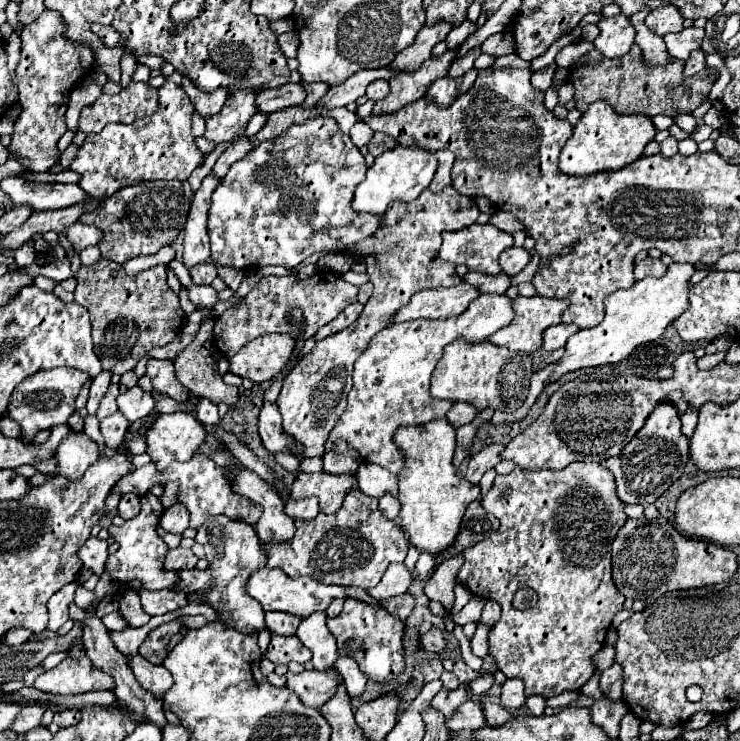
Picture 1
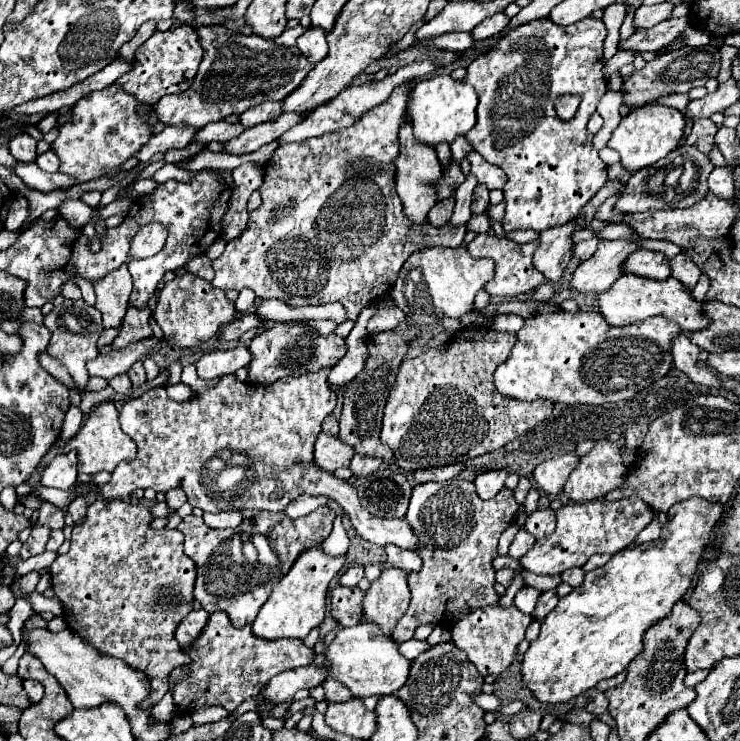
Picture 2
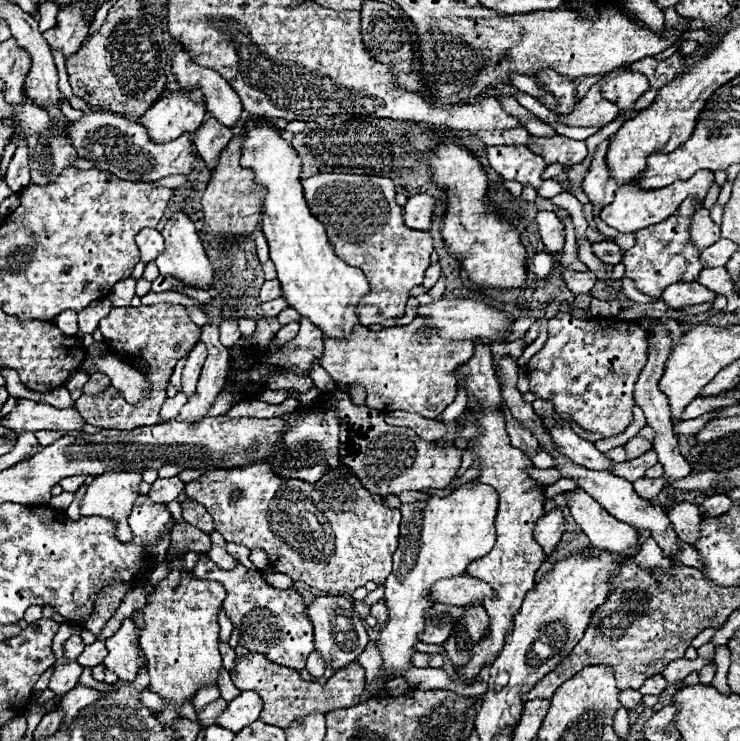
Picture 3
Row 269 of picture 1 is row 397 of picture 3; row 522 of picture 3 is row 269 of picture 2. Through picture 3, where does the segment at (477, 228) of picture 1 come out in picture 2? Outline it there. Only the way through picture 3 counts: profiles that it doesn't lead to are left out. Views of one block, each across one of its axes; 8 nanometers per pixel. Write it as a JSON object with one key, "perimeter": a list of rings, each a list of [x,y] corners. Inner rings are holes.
{"perimeter":[[[478,234],[468,244],[468,252],[474,258],[492,258],[494,260],[494,278],[484,286],[484,290],[490,296],[504,296],[504,298],[514,298],[514,296],[520,296],[520,294],[528,294],[544,282],[544,276],[538,274],[532,266],[532,254],[534,254],[536,248],[538,248],[538,240],[528,242],[528,244],[516,244],[508,238],[498,238],[498,236],[490,236],[490,234]]]}

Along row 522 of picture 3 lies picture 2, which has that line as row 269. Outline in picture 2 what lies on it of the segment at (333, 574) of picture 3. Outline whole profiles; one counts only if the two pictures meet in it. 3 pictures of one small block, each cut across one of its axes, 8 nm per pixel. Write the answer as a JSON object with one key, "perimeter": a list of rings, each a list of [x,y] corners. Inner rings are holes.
{"perimeter":[[[410,80],[410,84],[402,84],[402,88],[396,88],[392,94],[390,94],[390,100],[386,100],[386,102],[382,102],[382,104],[378,104],[378,108],[370,108],[370,112],[364,112],[362,116],[360,116],[360,120],[352,126],[352,128],[344,128],[344,130],[338,130],[338,132],[328,132],[326,136],[318,136],[318,138],[310,138],[310,140],[302,140],[302,142],[294,142],[294,144],[282,144],[276,152],[274,152],[274,156],[270,158],[270,162],[266,164],[266,174],[264,174],[264,184],[260,186],[260,192],[262,192],[262,206],[260,208],[256,208],[252,214],[250,214],[250,224],[248,224],[248,230],[240,236],[240,238],[236,238],[236,240],[230,240],[228,244],[226,244],[226,250],[224,250],[224,254],[220,256],[220,258],[216,258],[214,262],[212,262],[212,268],[214,268],[214,272],[216,272],[216,276],[214,276],[214,280],[212,280],[212,284],[214,284],[214,288],[220,288],[220,290],[242,290],[242,288],[250,288],[250,290],[254,290],[256,292],[256,296],[260,296],[260,298],[278,298],[278,300],[284,300],[288,306],[292,306],[292,308],[298,308],[298,306],[310,306],[310,304],[328,304],[328,302],[340,302],[342,306],[344,306],[344,310],[346,310],[346,318],[348,320],[356,320],[358,318],[358,314],[372,302],[372,300],[376,300],[376,298],[380,298],[380,296],[384,296],[392,286],[394,286],[394,280],[398,278],[398,272],[400,272],[400,268],[402,268],[402,264],[406,262],[406,258],[414,252],[414,250],[420,250],[420,248],[426,248],[426,246],[444,246],[444,248],[458,248],[462,242],[464,242],[464,236],[466,236],[466,232],[468,232],[468,224],[462,224],[462,226],[452,226],[450,222],[446,222],[444,226],[432,226],[428,220],[424,222],[424,224],[412,224],[406,216],[404,216],[404,206],[402,206],[402,200],[398,198],[398,194],[396,194],[396,166],[394,166],[394,160],[398,158],[398,128],[406,122],[406,104],[408,104],[408,96],[410,96],[410,88],[412,88],[412,82],[414,80]]]}

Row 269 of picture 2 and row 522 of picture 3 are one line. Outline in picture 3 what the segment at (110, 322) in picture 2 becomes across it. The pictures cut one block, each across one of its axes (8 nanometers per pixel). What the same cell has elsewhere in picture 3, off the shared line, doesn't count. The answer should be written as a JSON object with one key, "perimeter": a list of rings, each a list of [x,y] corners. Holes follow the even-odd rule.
{"perimeter":[[[104,472],[94,478],[82,500],[82,516],[102,516],[118,524],[116,536],[122,542],[132,540],[128,516],[138,496],[142,476],[138,472]]]}

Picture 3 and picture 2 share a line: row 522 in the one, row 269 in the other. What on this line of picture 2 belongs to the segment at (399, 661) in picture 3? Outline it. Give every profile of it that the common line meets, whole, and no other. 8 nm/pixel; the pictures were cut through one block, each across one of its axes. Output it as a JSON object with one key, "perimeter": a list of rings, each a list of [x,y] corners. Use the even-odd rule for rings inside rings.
{"perimeter":[[[464,246],[458,248],[424,248],[414,252],[404,266],[400,268],[398,280],[396,280],[396,290],[392,288],[390,296],[396,300],[396,306],[406,312],[406,318],[412,322],[422,322],[422,324],[436,324],[438,318],[450,316],[450,318],[462,318],[464,314],[472,312],[474,306],[474,296],[478,290],[484,288],[484,284],[494,276],[494,260],[478,260],[472,258],[470,252]]]}

